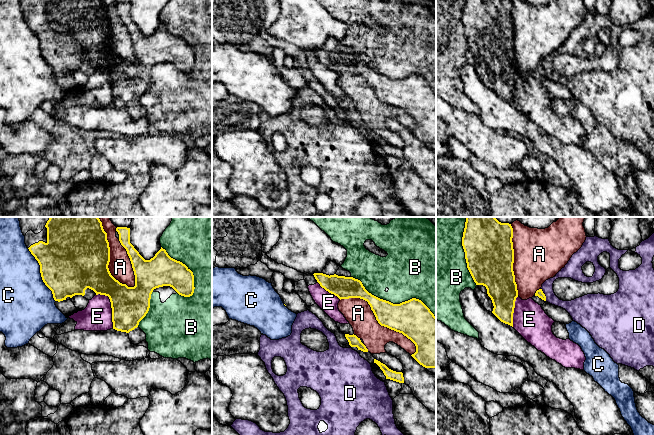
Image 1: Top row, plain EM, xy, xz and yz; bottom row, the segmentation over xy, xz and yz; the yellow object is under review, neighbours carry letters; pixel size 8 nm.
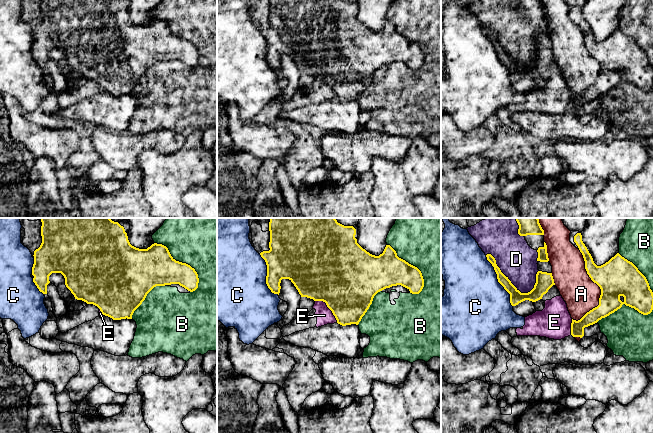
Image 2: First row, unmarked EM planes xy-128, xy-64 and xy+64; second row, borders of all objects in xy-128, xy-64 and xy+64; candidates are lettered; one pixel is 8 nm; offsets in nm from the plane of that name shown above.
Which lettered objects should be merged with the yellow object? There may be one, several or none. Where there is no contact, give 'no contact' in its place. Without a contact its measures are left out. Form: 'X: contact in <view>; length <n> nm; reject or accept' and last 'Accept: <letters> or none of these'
A: contact in xy; length 650 nm; reject
B: contact in xz; length 750 nm; reject
C: contact in xy; length 480 nm; reject
D: contact in yz; length 110 nm; reject
E: contact in xy; length 300 nm; reject
Accept: none of these

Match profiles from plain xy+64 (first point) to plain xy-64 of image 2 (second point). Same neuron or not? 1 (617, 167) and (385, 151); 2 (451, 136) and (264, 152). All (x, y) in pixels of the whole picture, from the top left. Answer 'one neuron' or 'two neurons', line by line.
1: one neuron
2: one neuron

